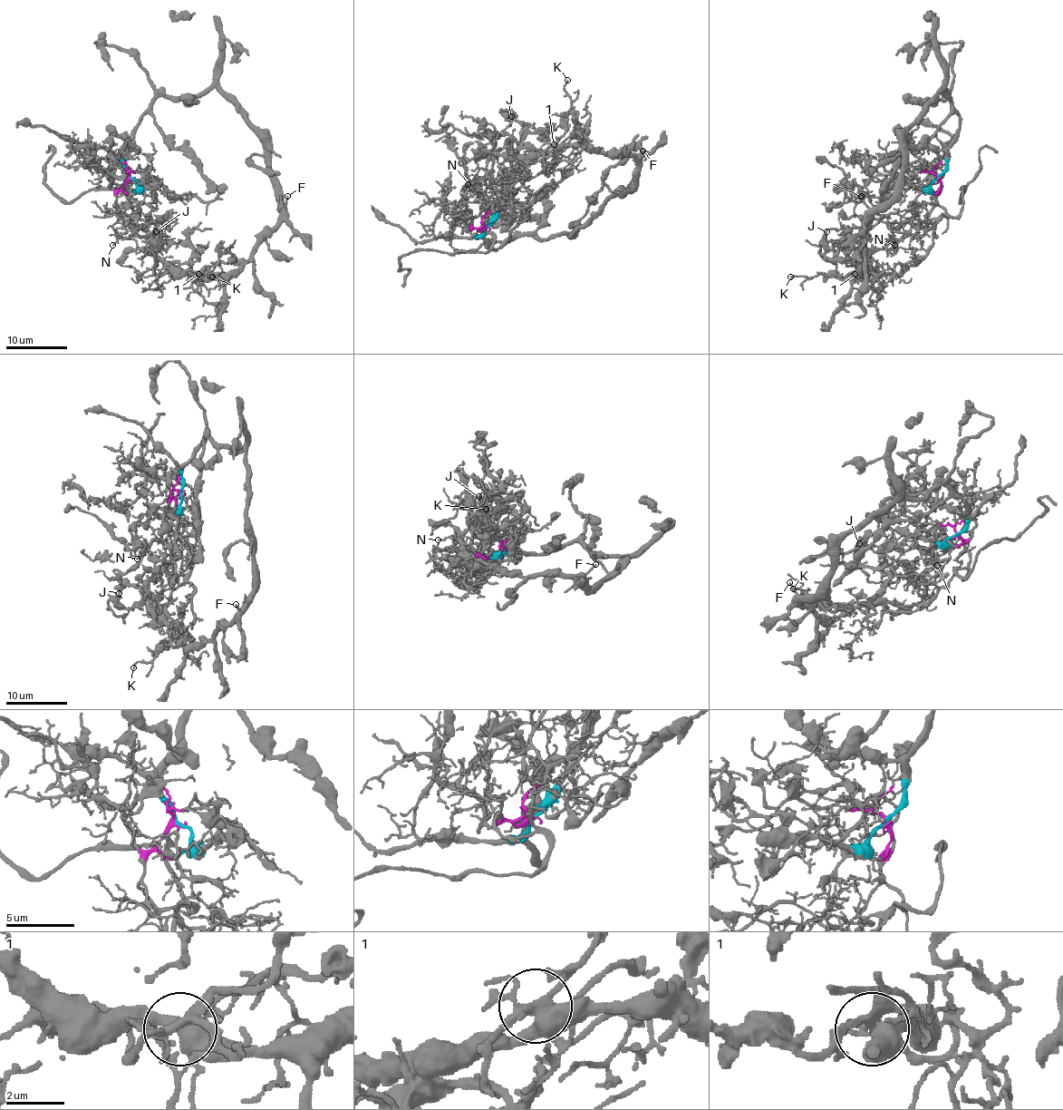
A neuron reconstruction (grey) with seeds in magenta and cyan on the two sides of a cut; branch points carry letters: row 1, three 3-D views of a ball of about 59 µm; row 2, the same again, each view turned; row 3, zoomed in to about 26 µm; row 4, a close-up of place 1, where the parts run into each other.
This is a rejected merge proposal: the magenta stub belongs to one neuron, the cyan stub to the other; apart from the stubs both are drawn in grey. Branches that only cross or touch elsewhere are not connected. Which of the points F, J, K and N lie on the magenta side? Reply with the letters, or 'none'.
J, K, N

